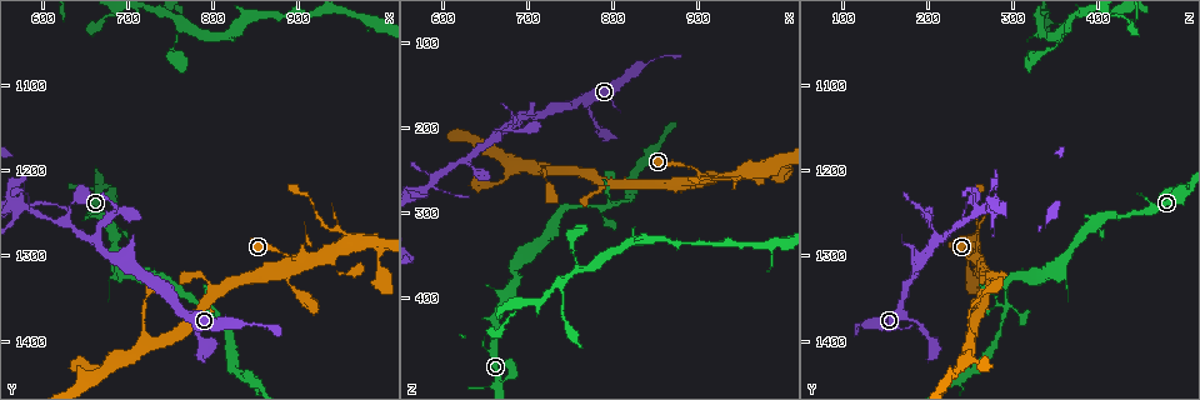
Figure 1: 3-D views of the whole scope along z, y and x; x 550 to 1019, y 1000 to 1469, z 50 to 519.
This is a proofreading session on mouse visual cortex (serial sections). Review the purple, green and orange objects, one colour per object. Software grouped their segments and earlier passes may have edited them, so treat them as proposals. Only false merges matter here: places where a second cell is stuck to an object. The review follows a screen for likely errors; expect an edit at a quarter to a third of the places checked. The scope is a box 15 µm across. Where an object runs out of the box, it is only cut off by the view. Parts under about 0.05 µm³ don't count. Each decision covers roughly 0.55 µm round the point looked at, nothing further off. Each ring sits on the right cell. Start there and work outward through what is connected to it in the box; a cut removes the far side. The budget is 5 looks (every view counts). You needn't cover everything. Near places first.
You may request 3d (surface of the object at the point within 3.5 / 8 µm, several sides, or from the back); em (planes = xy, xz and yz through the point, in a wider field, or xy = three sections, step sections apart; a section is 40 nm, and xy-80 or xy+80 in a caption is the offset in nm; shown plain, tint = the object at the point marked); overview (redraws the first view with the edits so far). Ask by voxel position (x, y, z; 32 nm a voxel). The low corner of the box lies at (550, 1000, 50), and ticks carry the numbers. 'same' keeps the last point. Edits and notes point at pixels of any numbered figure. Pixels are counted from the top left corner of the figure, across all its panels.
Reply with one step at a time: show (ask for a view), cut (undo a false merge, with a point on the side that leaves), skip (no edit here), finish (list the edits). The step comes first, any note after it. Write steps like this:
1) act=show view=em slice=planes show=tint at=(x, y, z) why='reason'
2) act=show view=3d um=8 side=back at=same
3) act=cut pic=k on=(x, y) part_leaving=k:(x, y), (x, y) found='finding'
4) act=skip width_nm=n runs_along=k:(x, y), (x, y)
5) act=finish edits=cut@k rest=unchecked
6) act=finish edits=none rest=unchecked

act=show view=3d um=3.5 at=(635, 1265, 240) why='three-way junction'

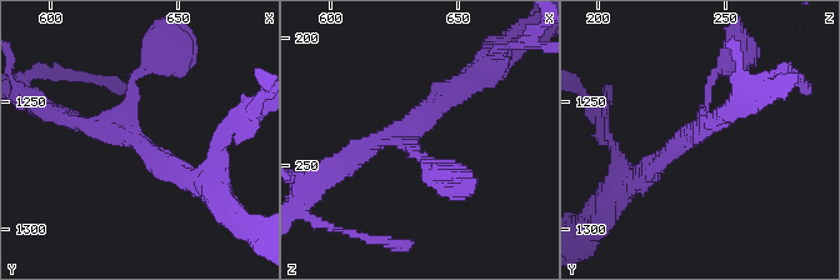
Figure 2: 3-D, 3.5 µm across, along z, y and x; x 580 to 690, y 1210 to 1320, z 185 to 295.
act=show view=em slice=xy step=3 show=tint at=(630, 1263, 235) why='shape alone is not enough'

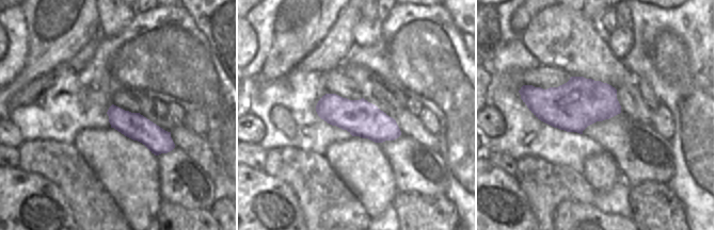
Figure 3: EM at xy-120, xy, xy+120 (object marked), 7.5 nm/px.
act=skip arms=3 runs_along=3:(111, 110), (122, 120), (171, 146) found='all the same cell'

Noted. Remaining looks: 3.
act=show view=3d um=3.5 at=(790, 1360, 290) why='sharp bend'

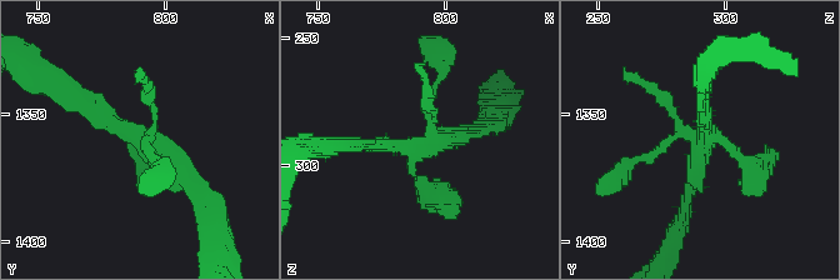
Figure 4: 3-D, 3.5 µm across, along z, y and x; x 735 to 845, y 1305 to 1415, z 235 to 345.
act=show view=em slice=xy step=3 show=plain at=(787, 1357, 292) why='need the tissue'

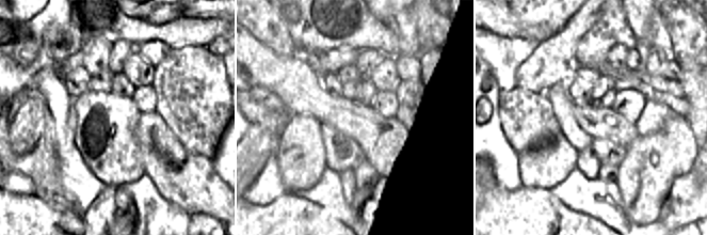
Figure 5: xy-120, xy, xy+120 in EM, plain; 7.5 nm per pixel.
act=show view=em slice=xy step=3 show=tint at=same

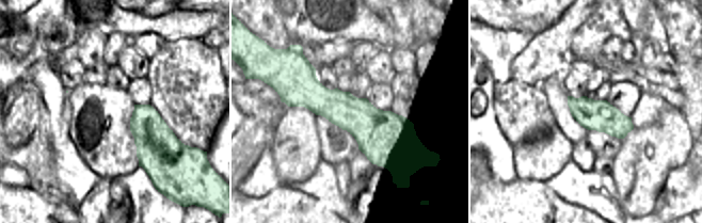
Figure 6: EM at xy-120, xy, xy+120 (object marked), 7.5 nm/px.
act=skip runs_along=4:(65, 88), (145, 138), (195, 191) found='one cell here'

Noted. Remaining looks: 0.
act=finish edits=none rest=unchecked

